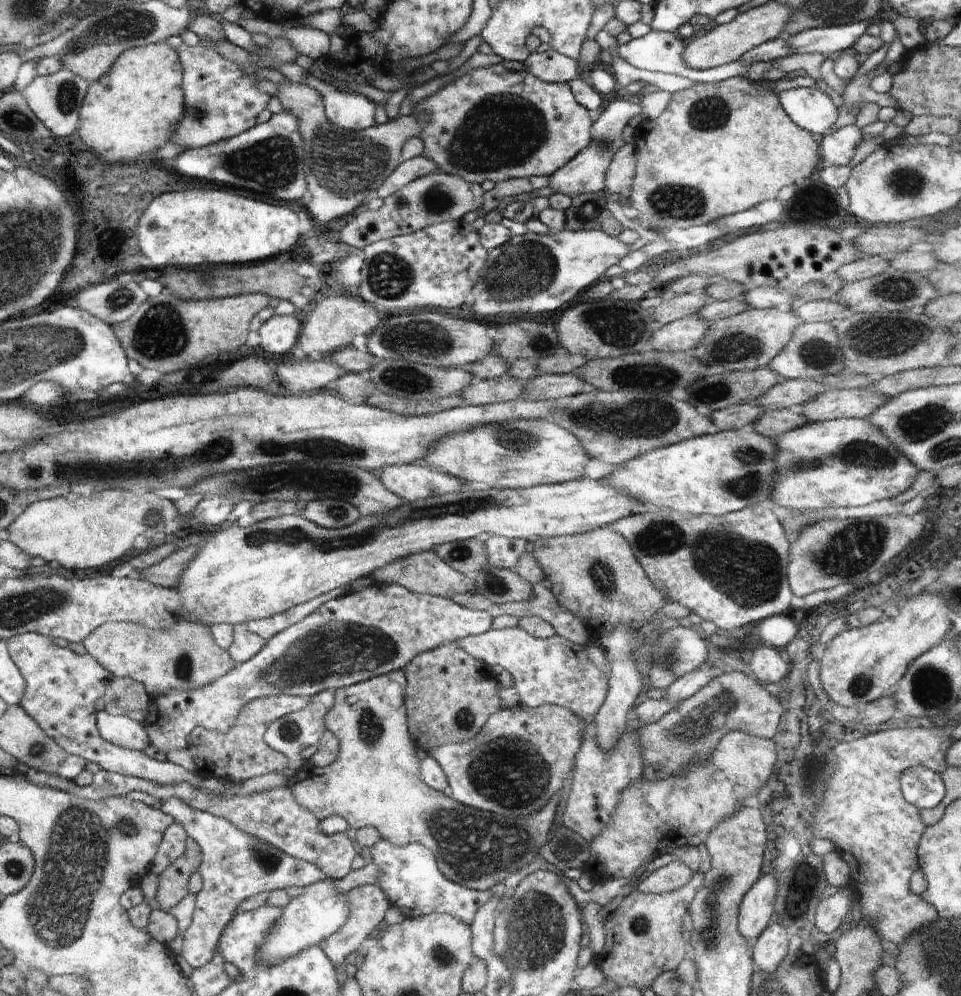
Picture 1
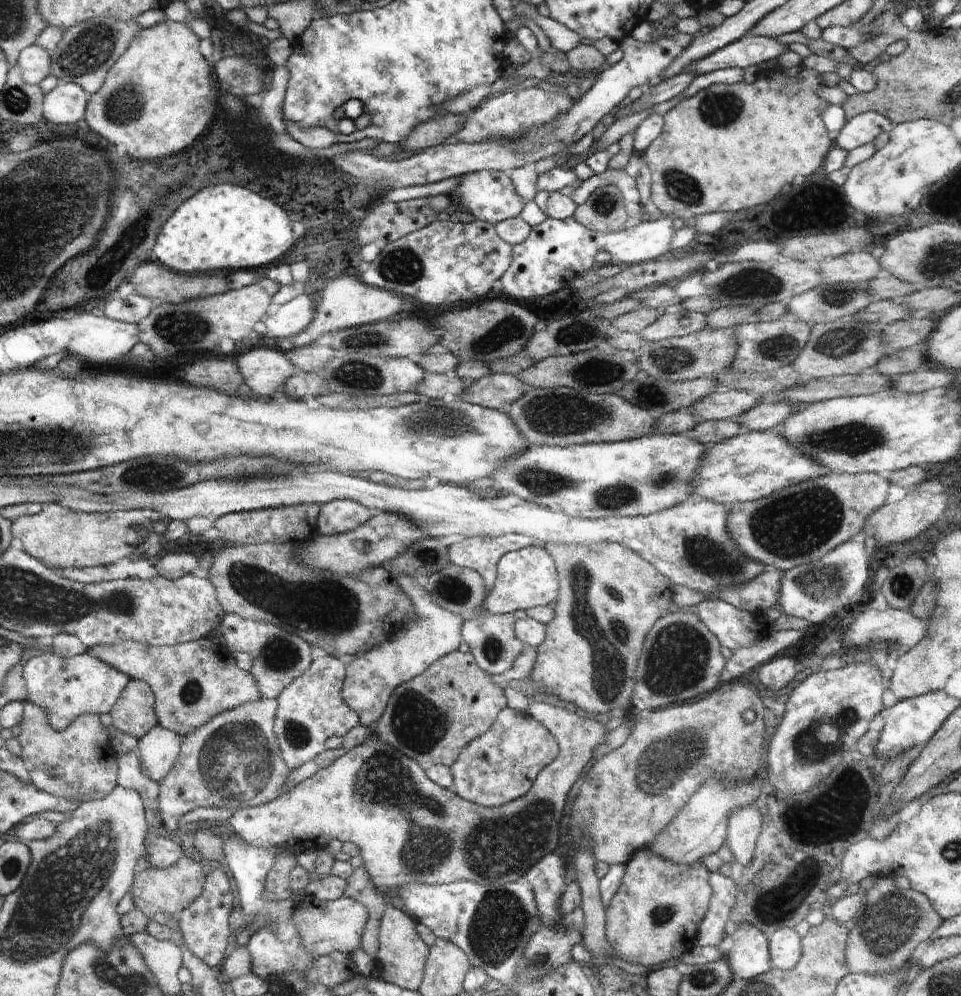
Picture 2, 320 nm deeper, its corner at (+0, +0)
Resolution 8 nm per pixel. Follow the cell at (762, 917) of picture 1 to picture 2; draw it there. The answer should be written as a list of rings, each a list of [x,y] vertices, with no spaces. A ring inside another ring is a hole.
[[[742,922],[736,932],[732,934],[734,948],[727,950],[730,956],[730,964],[736,978],[752,980],[772,966],[772,958],[769,954],[769,939],[758,928]]]

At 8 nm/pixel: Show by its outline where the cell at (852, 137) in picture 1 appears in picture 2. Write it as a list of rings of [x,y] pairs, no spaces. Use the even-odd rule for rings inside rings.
[[[868,111],[857,114],[847,120],[847,123],[839,130],[840,135],[835,140],[837,147],[850,152],[857,146],[872,142],[881,132],[888,132],[895,127],[888,117],[883,114]]]

